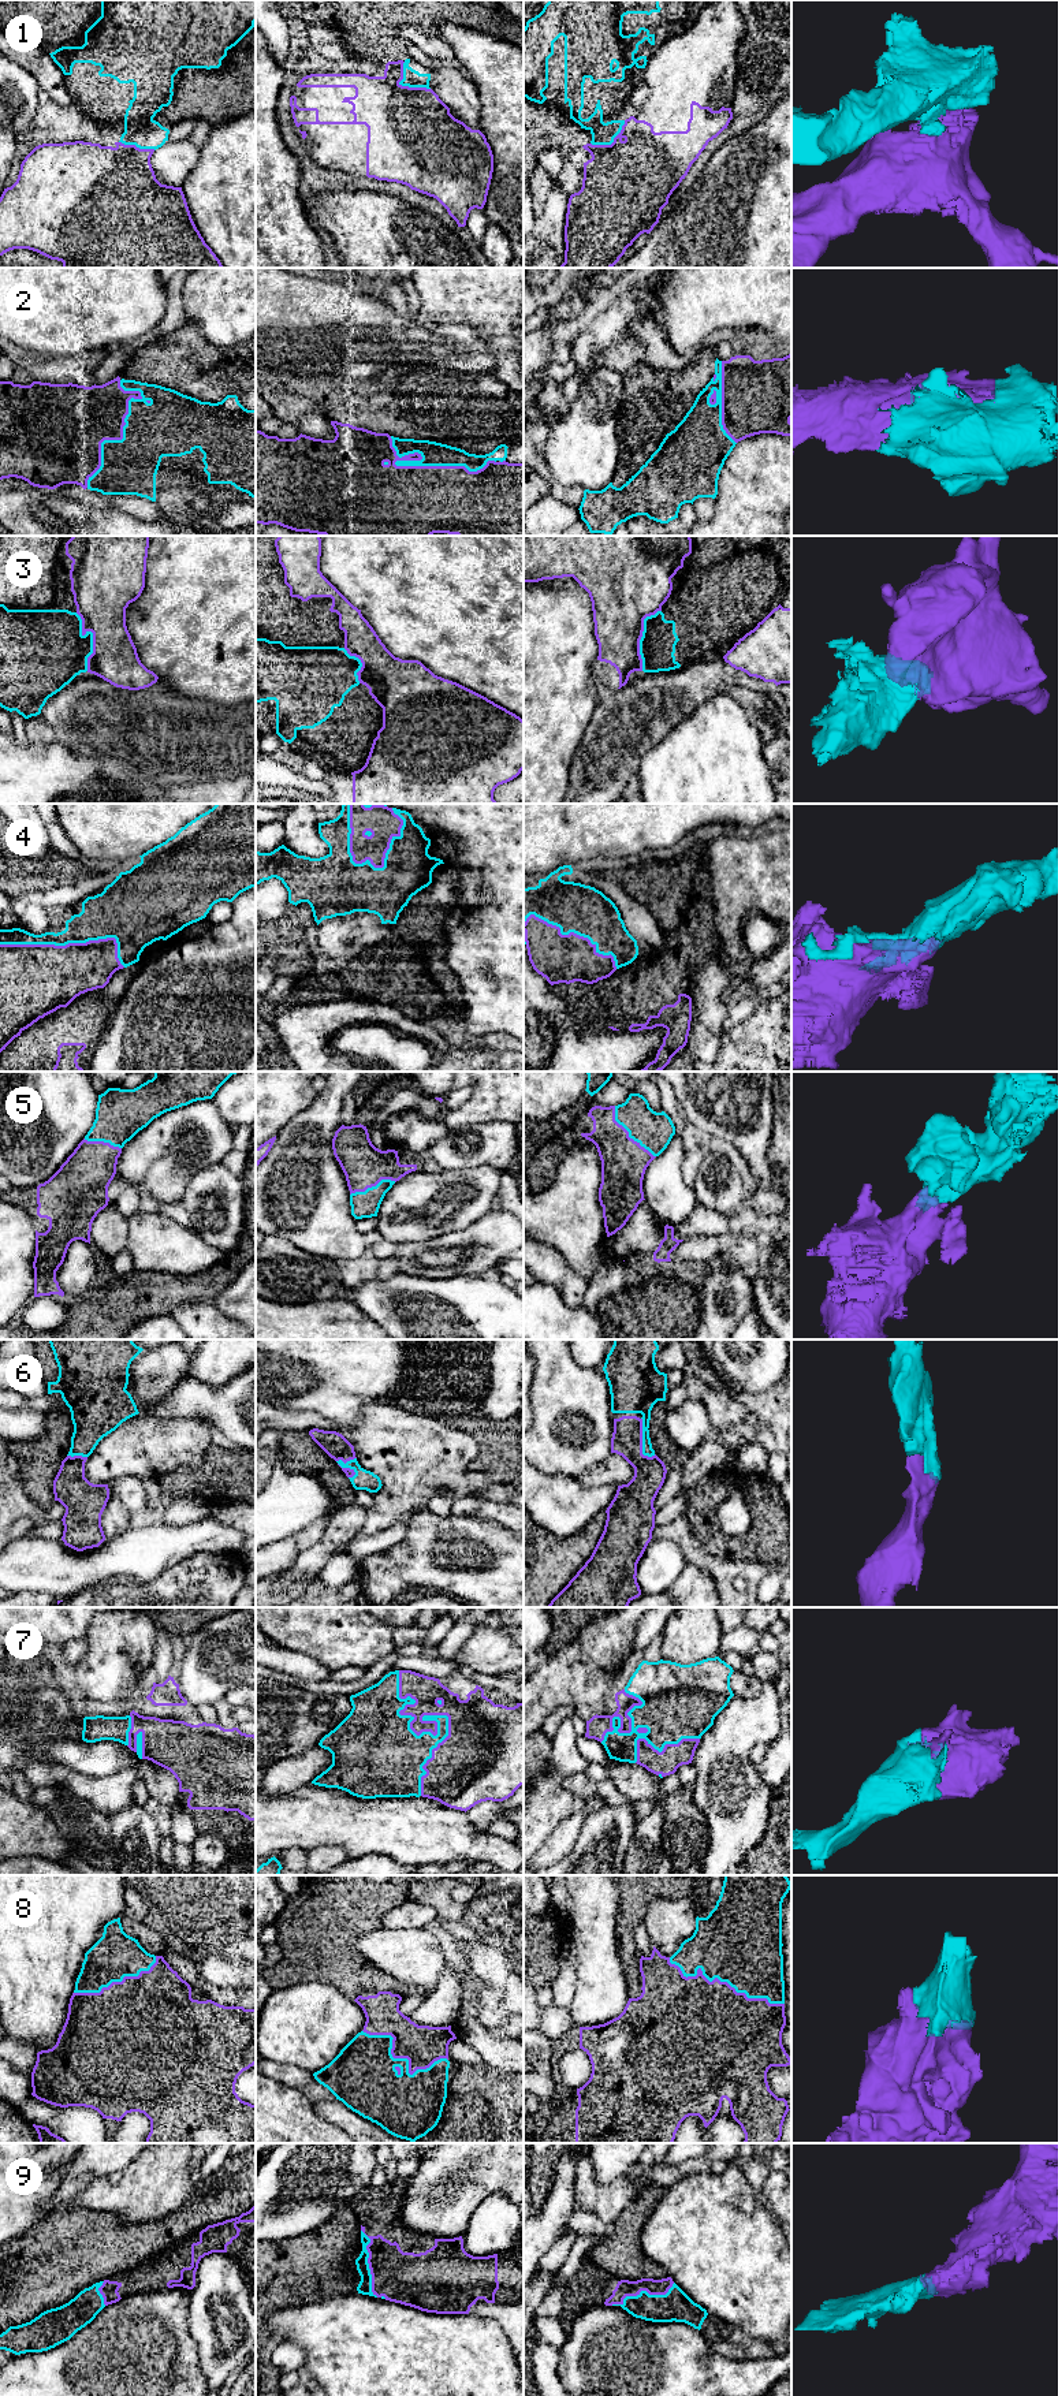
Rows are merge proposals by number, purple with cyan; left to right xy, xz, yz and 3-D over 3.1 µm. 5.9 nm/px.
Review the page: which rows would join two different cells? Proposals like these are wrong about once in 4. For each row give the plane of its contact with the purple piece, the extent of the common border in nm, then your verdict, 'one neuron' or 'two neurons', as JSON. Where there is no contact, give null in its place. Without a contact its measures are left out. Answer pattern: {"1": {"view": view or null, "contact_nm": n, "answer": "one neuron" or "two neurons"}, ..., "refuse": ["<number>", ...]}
{"1": {"view": "xz", "contact_nm": 220, "answer": "two neurons"}, "2": {"view": "xz", "contact_nm": 650, "answer": "one neuron"}, "3": {"view": "xy", "contact_nm": 360, "answer": "two neurons"}, "4": {"view": "xz", "contact_nm": 440, "answer": "one neuron"}, "5": {"view": "yz", "contact_nm": 380, "answer": "one neuron"}, "6": {"view": "yz", "contact_nm": 240, "answer": "one neuron"}, "7": {"view": "xz", "contact_nm": 750, "answer": "one neuron"}, "8": {"view": "yz", "contact_nm": 750, "answer": "one neuron"}, "9": {"view": "yz", "contact_nm": 400, "answer": "one neuron"}, "refuse": ["1", "3"]}

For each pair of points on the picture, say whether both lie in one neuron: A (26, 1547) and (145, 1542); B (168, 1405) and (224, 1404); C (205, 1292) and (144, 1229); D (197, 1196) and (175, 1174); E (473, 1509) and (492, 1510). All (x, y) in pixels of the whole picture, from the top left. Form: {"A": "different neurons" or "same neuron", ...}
{"A": "same neuron", "B": "same neuron", "C": "different neurons", "D": "different neurons", "E": "same neuron"}

